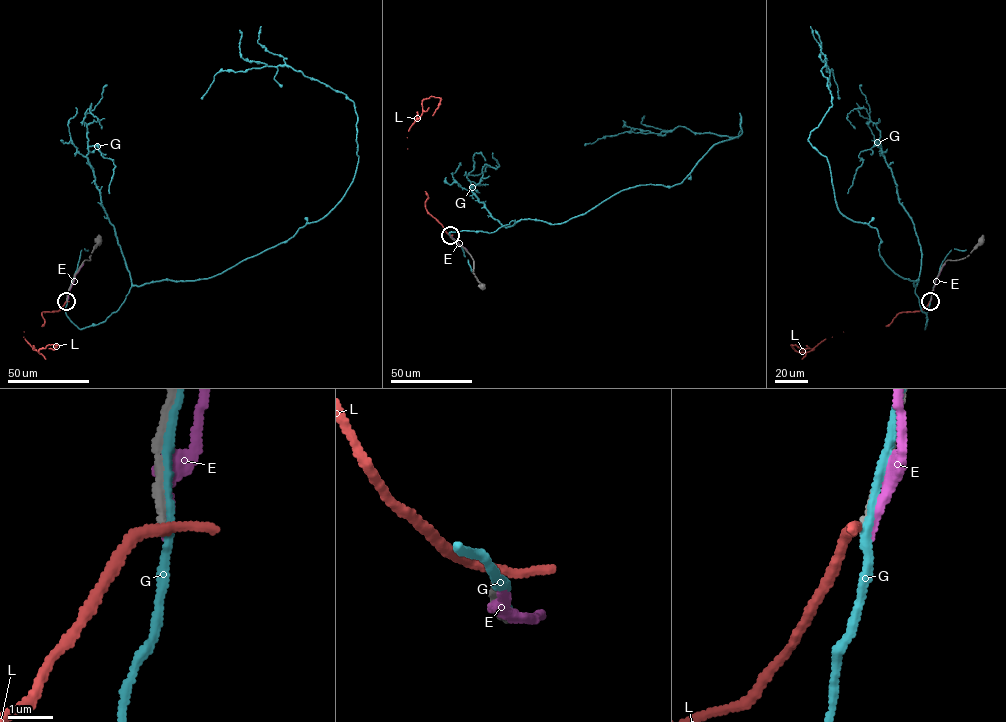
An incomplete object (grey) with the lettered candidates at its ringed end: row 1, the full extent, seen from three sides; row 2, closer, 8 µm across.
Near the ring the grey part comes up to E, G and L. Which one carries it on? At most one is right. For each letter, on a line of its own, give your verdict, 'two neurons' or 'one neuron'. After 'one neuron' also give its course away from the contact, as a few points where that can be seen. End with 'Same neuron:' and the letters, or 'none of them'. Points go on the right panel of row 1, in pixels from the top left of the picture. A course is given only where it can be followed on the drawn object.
E: two neurons
G: two neurons
L: two neurons
Same neuron: none of them

